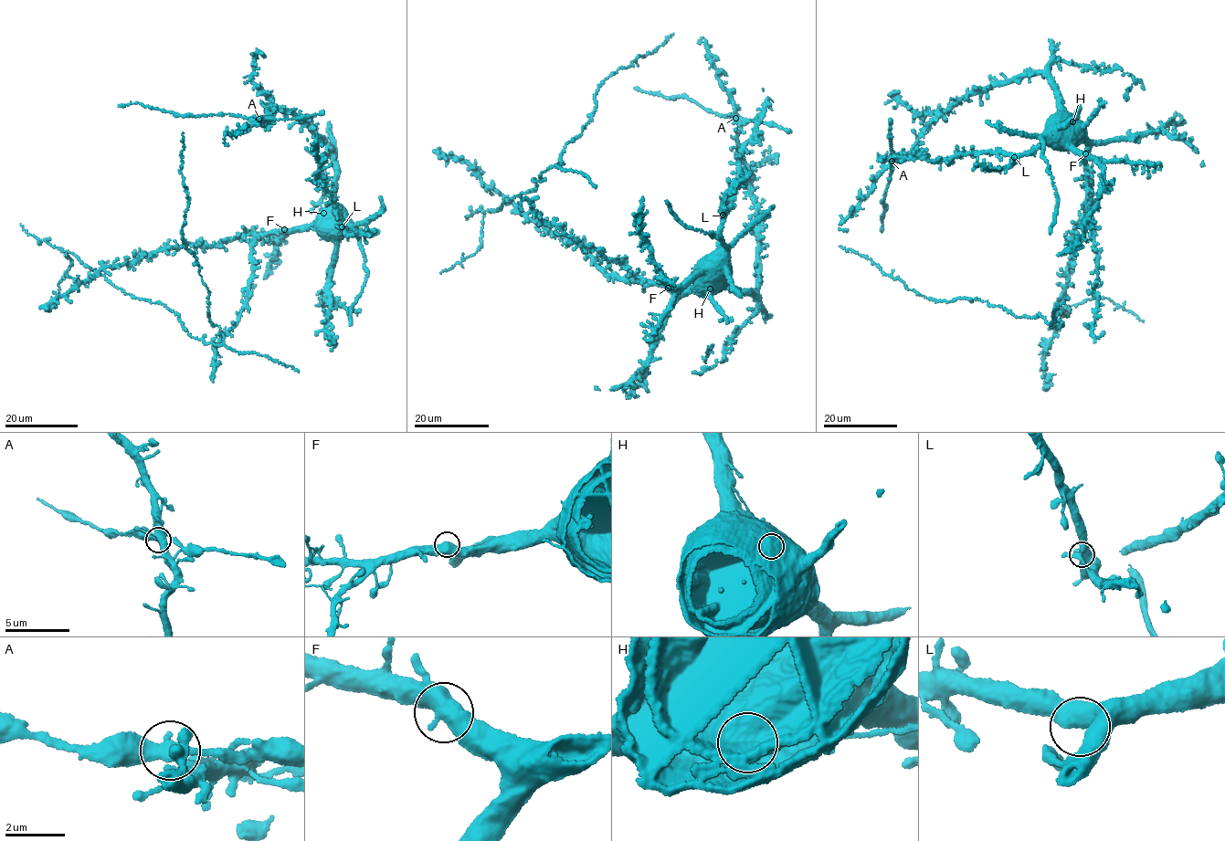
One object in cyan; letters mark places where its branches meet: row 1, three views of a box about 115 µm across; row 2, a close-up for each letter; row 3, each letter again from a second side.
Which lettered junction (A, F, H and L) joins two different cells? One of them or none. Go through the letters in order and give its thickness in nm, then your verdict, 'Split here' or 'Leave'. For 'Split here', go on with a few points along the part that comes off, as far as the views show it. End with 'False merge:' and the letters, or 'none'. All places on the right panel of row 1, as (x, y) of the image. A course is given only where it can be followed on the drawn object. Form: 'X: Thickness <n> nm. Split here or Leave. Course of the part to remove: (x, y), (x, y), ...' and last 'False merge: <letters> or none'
A: Thickness 480 nm. Split here. Course of the part to remove: (892, 161), (891, 177), (883, 198), (887, 207), (881, 218), (881, 230)
F: Thickness 550 nm. Leave
H: Thickness 440 nm. Leave
L: Thickness 500 nm. Leave
False merge: A

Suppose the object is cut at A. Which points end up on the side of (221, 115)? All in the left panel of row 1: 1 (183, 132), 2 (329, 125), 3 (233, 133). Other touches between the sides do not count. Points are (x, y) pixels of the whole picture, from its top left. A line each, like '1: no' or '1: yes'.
1: no
2: no
3: no

